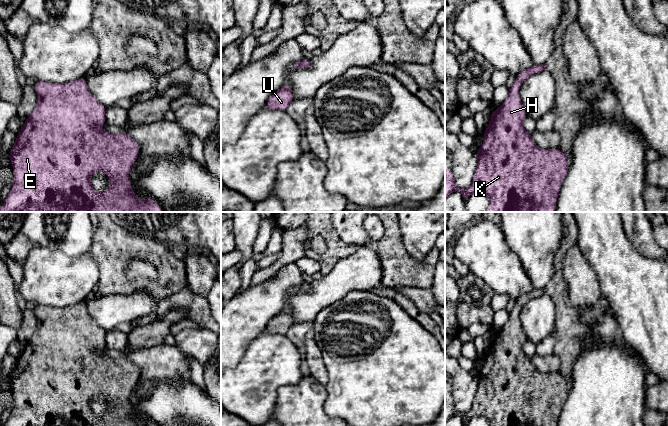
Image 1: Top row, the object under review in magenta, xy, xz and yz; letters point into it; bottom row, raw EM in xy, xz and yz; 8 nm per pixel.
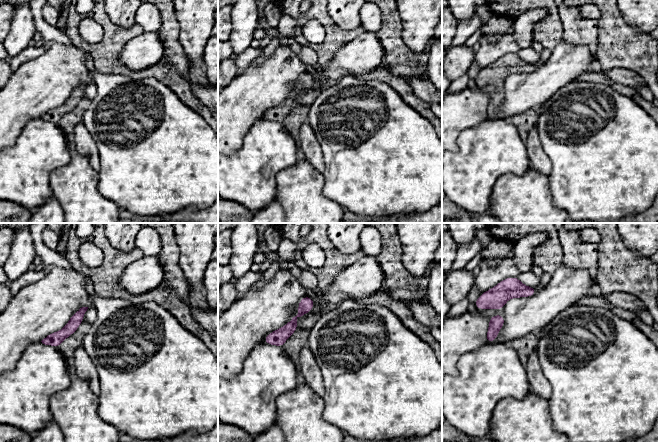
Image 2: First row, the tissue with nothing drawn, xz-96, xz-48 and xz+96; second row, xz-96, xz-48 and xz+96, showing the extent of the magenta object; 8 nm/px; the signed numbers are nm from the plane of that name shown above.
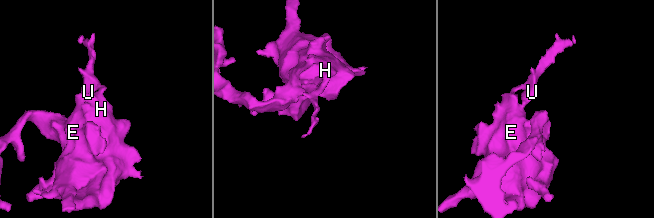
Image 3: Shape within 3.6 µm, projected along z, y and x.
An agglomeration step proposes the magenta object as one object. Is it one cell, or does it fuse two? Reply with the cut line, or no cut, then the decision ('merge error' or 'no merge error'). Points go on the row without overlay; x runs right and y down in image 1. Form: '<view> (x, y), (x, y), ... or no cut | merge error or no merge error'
no cut | no merge error

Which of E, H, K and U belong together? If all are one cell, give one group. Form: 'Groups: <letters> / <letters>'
Groups: E H K U

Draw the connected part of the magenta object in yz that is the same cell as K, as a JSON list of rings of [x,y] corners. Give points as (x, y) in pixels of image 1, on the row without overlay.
[[[533,289],[521,295],[502,329],[493,333],[489,349],[483,356],[484,366],[476,374],[477,391],[468,413],[459,412],[451,391],[445,393],[445,423],[460,414],[466,423],[474,416],[484,416],[490,426],[557,426],[561,409],[568,396],[569,382],[560,374],[539,372],[523,352],[527,337],[521,327],[519,312],[521,307],[533,298],[546,293],[544,289]]]

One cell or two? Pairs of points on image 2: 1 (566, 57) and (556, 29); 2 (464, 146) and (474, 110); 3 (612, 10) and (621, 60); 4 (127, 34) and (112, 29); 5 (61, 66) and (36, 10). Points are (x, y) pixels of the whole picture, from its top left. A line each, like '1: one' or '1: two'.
1: two
2: two
3: one
4: one
5: two

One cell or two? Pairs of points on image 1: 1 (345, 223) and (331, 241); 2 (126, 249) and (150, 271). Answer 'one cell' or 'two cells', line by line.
1: two cells
2: two cells

